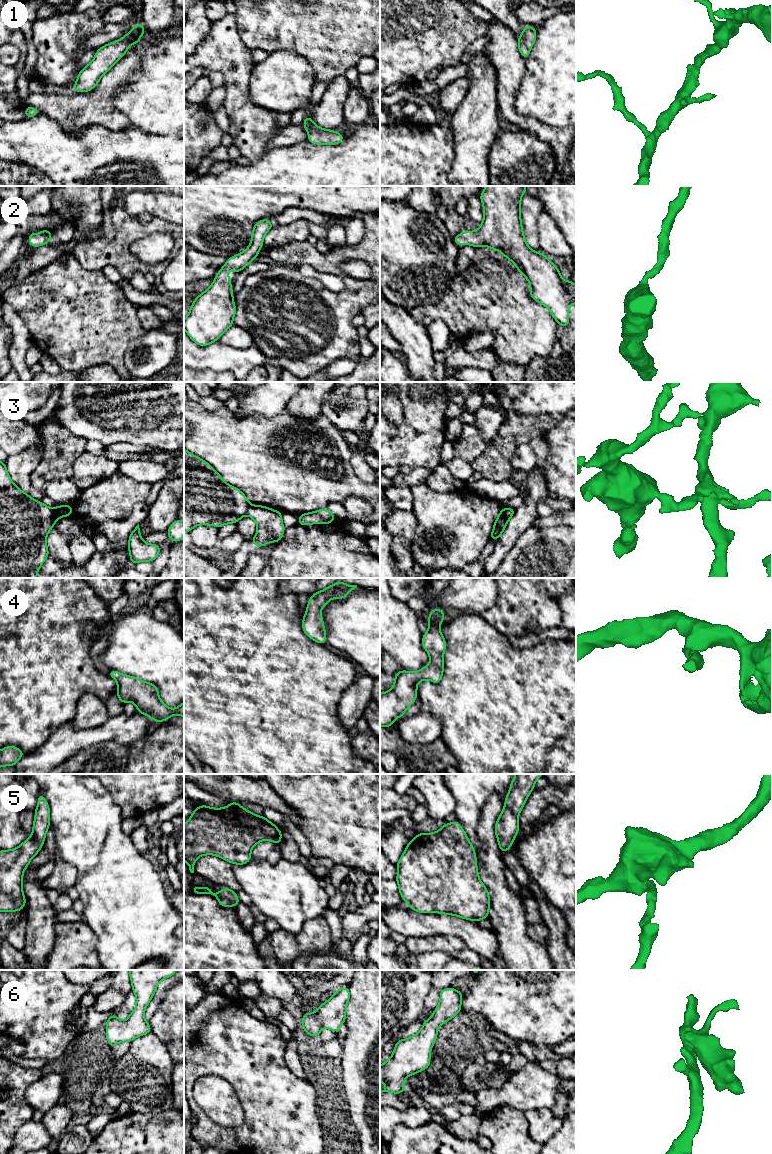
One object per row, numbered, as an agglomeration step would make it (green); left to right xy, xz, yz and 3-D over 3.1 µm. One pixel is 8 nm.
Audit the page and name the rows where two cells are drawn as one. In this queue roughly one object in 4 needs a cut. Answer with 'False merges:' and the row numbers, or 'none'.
False merges: 3

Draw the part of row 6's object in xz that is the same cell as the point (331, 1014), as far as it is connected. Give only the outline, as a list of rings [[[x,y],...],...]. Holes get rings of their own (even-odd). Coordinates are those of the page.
[[[348,986],[336,990],[336,993],[313,1013],[304,1013],[302,1018],[302,1026],[306,1034],[309,1036],[317,1036],[321,1034],[321,1028],[325,1027],[337,1033],[340,1026],[345,1023],[347,1003],[350,999],[350,991]]]

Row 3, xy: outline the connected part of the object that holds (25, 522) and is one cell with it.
[[[0,461],[0,578],[37,578],[37,572],[49,556],[46,537],[56,519],[53,508],[31,498],[11,480],[5,462]]]

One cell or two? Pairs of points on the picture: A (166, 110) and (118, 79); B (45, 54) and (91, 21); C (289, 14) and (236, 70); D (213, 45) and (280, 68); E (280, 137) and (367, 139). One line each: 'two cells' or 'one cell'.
A: two cells
B: one cell
C: two cells
D: two cells
E: two cells

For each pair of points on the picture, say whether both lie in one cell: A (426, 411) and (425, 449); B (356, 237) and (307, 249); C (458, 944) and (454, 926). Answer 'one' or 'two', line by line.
A: one
B: two
C: two

